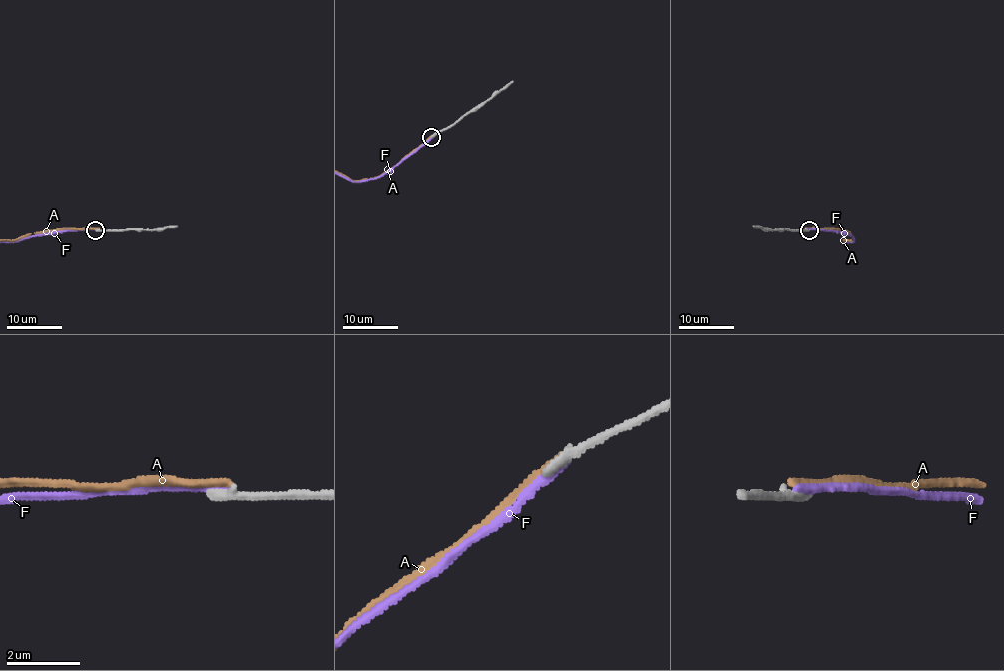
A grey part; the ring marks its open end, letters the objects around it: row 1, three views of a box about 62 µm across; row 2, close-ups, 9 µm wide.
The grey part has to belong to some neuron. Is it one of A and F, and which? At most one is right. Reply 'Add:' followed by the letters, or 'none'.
Add: none

